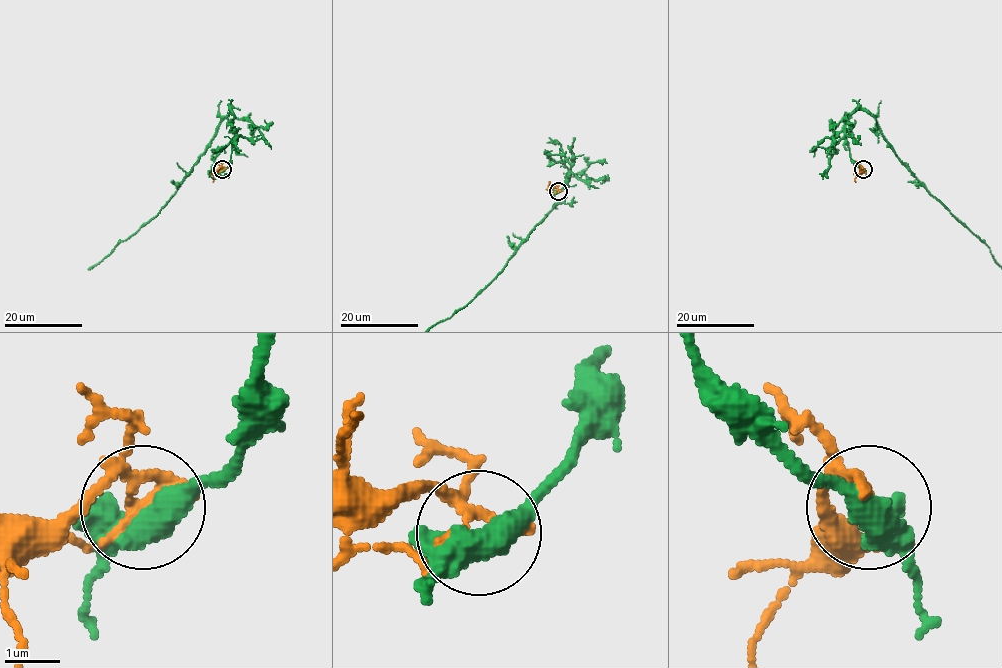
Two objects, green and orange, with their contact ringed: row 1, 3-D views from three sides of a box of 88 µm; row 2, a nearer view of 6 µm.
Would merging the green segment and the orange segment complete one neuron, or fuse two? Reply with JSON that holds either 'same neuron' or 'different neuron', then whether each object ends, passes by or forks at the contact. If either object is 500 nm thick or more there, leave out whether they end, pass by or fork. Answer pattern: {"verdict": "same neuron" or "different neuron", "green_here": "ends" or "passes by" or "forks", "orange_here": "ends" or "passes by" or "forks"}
{"verdict": "different neuron", "green_here": "forks", "orange_here": "ends"}

